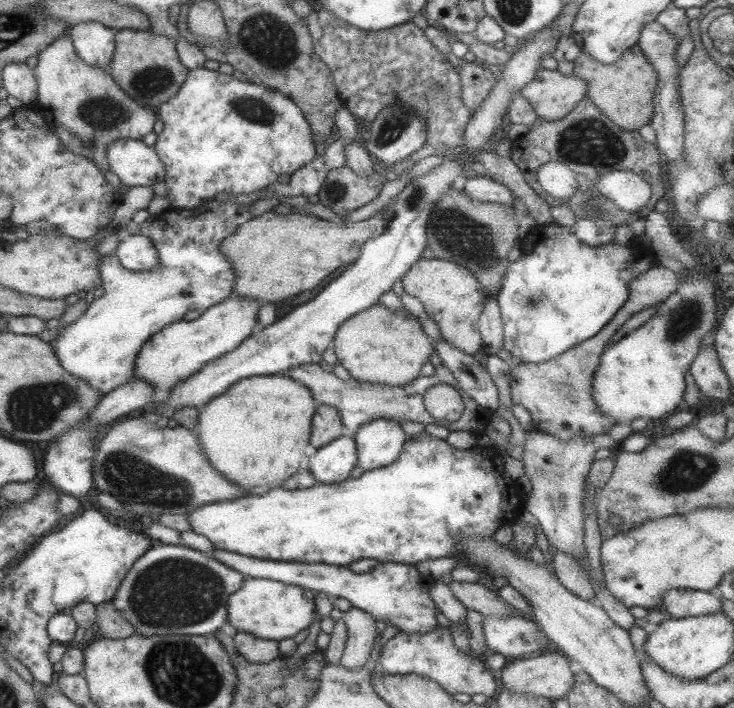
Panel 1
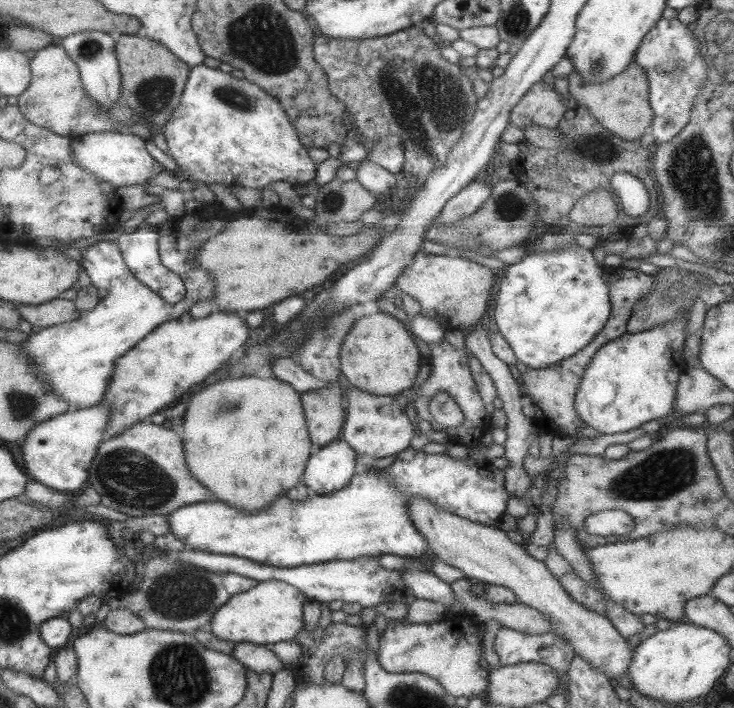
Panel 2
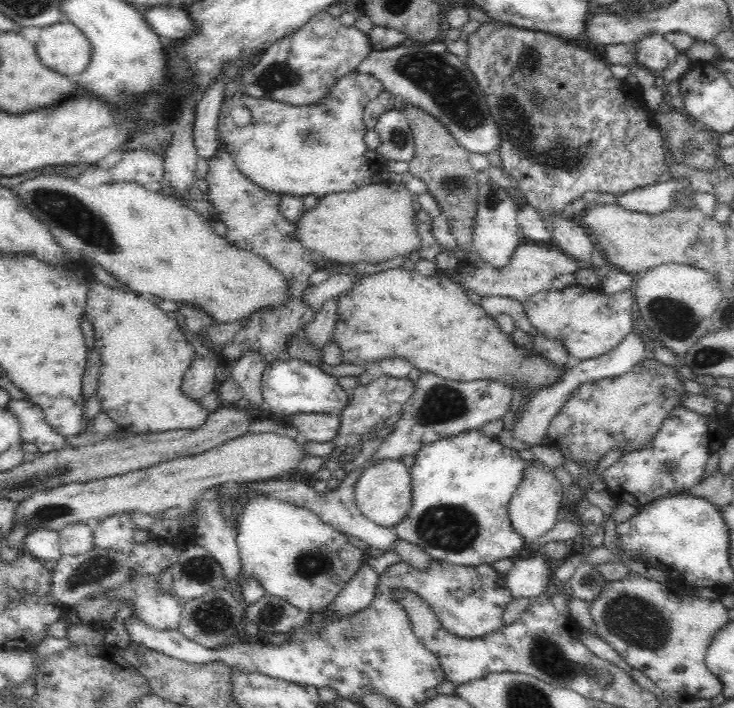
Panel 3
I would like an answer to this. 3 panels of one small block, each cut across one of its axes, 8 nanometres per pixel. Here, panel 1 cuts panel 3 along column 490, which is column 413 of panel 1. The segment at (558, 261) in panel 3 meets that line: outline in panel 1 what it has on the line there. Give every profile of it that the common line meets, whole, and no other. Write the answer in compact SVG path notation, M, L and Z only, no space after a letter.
M422 257L401 281L405 292L424 304L428 316L438 325L441 338L463 353L480 355L483 340L478 323L488 291L470 269L449 260Z

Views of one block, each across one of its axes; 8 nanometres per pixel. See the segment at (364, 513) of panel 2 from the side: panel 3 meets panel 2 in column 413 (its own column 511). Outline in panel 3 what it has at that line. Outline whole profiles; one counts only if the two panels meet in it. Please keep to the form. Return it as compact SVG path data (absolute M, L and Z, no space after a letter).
M470 430L430 442L414 457L415 463L409 468L412 507L404 521L394 526L398 539L420 546L432 559L456 566L492 565L522 550L525 539L513 529L508 511L512 495L529 467L529 461L522 459L517 450L502 445L497 438L486 436L481 430Z

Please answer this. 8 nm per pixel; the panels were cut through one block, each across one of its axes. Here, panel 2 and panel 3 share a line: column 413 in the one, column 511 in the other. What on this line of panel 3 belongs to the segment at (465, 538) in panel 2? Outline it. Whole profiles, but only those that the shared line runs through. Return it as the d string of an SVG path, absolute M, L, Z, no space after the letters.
M534 459L529 461L524 478L517 486L508 506L509 518L516 533L526 541L532 542L552 530L560 515L563 491L562 483L556 478L551 468Z

